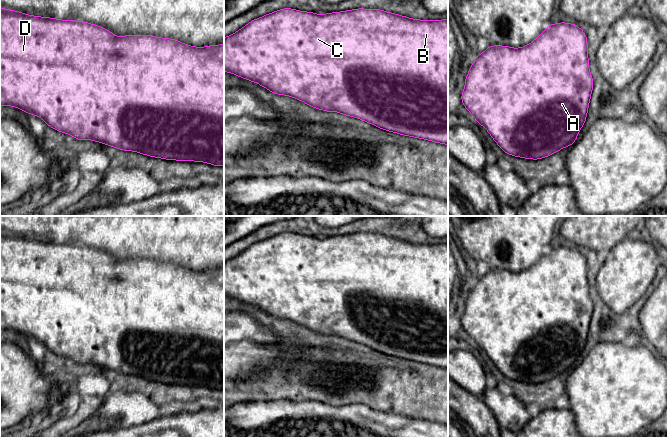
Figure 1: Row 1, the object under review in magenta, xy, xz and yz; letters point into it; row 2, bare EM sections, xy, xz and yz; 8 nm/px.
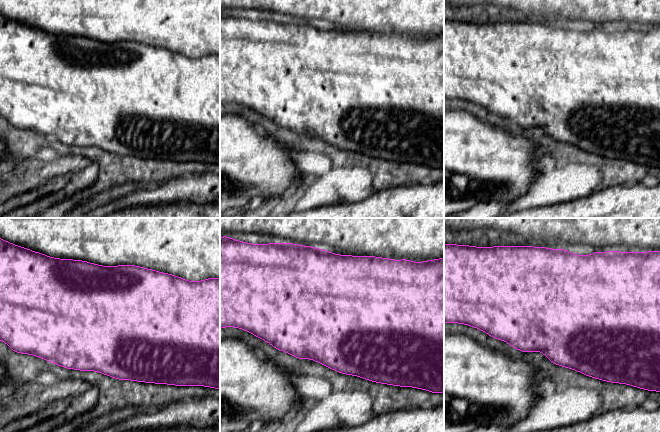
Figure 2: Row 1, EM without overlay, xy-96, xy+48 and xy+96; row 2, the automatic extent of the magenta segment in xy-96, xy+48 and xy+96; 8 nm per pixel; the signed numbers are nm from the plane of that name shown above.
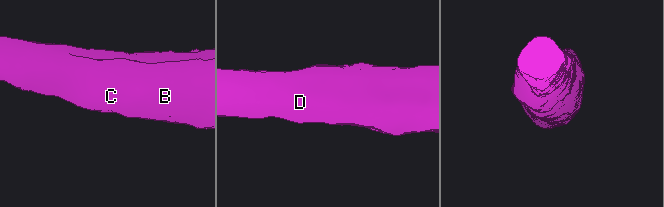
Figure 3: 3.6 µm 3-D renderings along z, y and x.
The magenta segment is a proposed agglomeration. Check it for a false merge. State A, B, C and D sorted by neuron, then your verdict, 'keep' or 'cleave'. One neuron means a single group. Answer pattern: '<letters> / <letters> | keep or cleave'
A B C D | keep

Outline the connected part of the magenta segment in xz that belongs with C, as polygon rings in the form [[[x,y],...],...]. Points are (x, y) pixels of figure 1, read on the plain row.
[[[284,232],[252,244],[224,262],[224,296],[258,307],[270,316],[291,320],[311,331],[355,341],[380,353],[448,369],[448,243],[418,244],[380,233],[353,233],[323,239]]]

